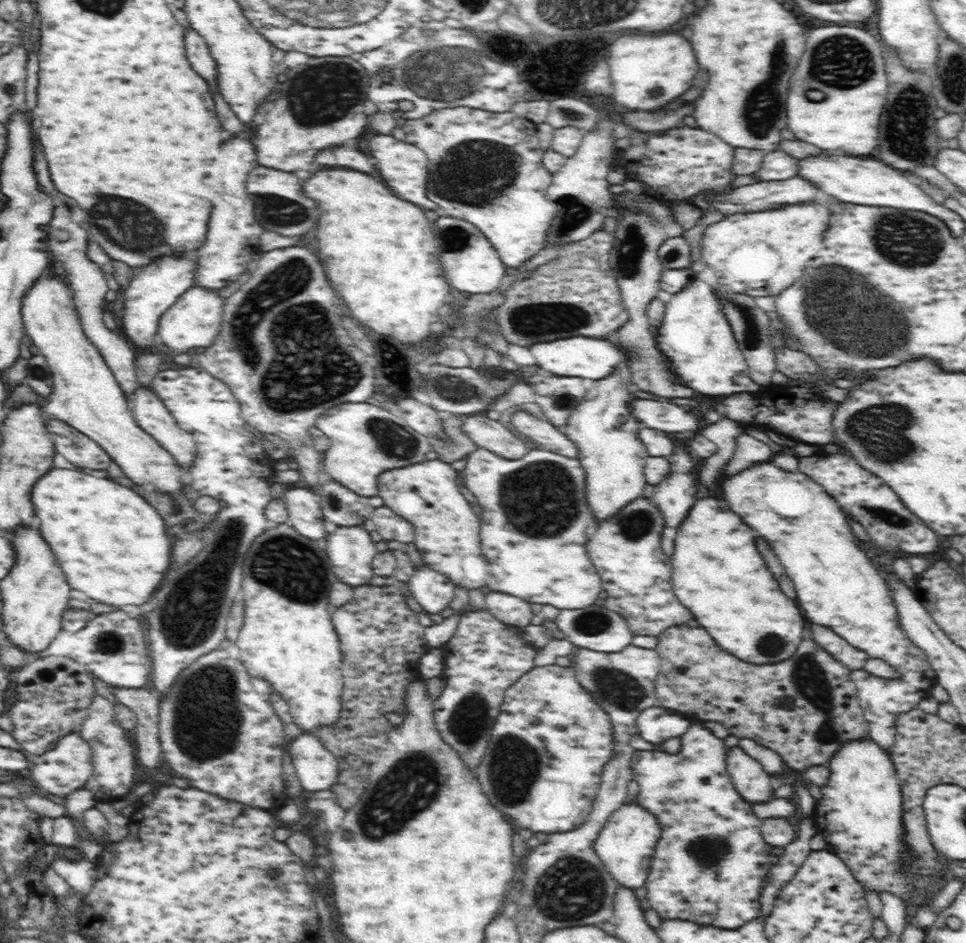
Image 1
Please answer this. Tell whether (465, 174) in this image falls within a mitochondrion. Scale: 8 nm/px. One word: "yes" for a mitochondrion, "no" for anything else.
yes

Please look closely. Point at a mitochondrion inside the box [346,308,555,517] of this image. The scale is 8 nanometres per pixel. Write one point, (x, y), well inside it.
(395, 440)

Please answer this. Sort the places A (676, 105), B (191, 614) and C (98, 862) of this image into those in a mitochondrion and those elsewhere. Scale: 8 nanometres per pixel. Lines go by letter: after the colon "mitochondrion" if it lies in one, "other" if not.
A: mitochondrion
B: mitochondrion
C: other

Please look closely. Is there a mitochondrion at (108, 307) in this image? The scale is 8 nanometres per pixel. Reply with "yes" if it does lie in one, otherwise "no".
no

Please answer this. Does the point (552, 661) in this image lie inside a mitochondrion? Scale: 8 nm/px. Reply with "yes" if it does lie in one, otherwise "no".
no

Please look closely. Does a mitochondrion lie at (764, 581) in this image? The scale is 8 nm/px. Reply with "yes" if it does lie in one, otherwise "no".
no

